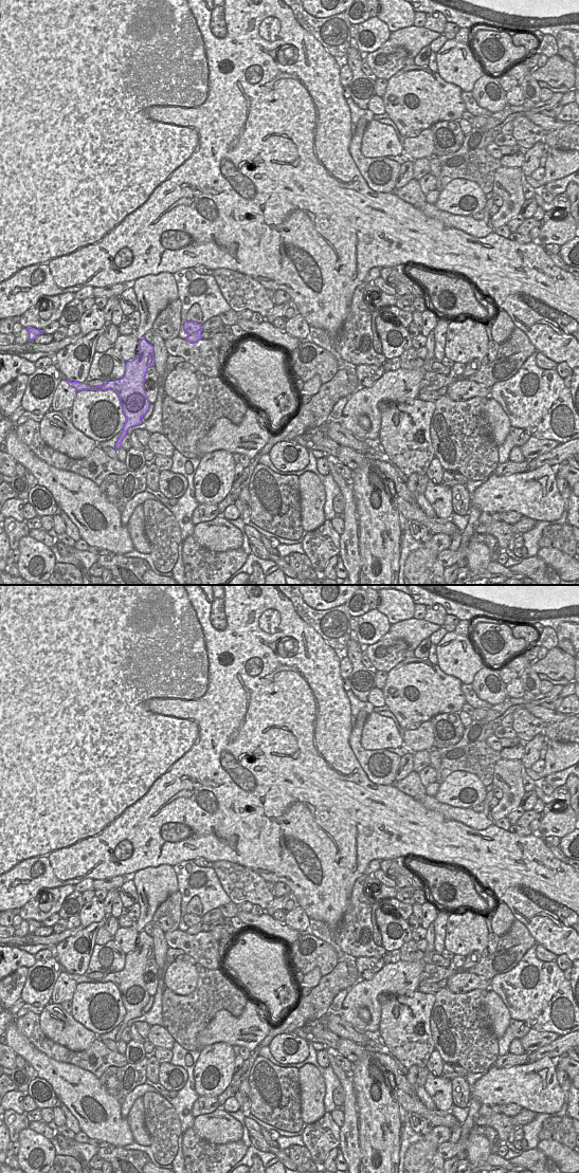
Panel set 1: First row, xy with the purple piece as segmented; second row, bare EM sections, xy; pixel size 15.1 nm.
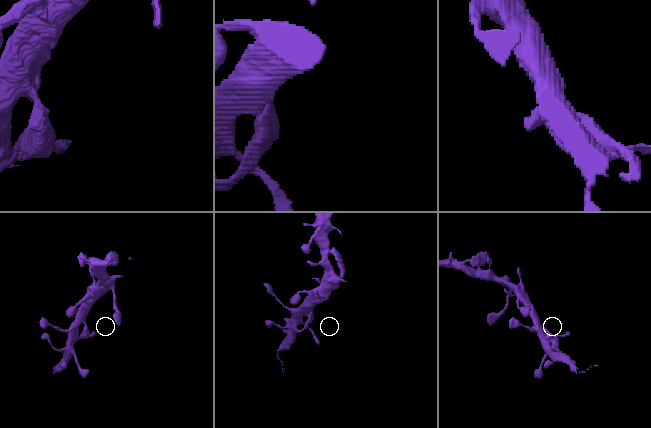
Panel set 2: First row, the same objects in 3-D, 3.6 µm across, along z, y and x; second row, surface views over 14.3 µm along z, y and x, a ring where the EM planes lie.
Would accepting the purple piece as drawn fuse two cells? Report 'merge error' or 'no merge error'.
no merge error

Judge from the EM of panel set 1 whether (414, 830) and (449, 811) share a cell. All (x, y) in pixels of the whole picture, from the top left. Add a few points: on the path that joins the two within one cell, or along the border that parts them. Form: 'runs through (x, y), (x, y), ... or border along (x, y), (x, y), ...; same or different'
border along (421, 803), (447, 819), (466, 825); different

